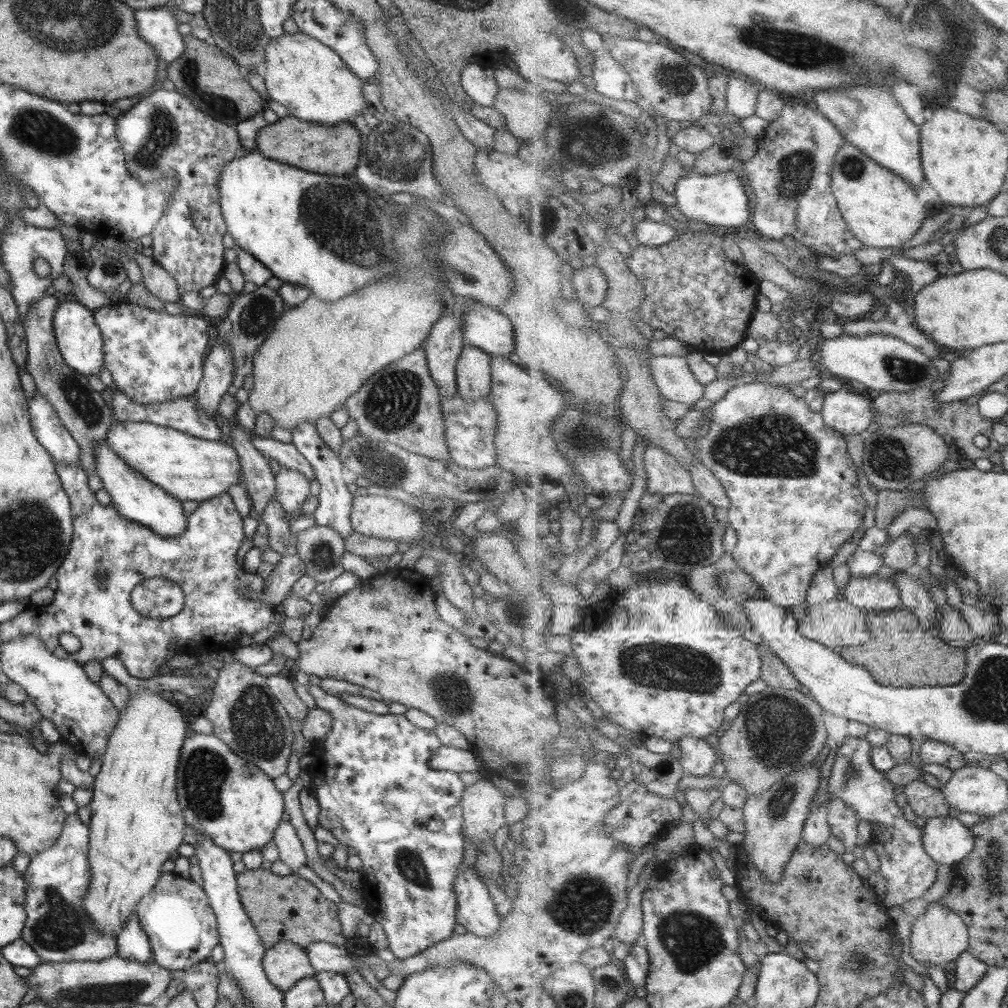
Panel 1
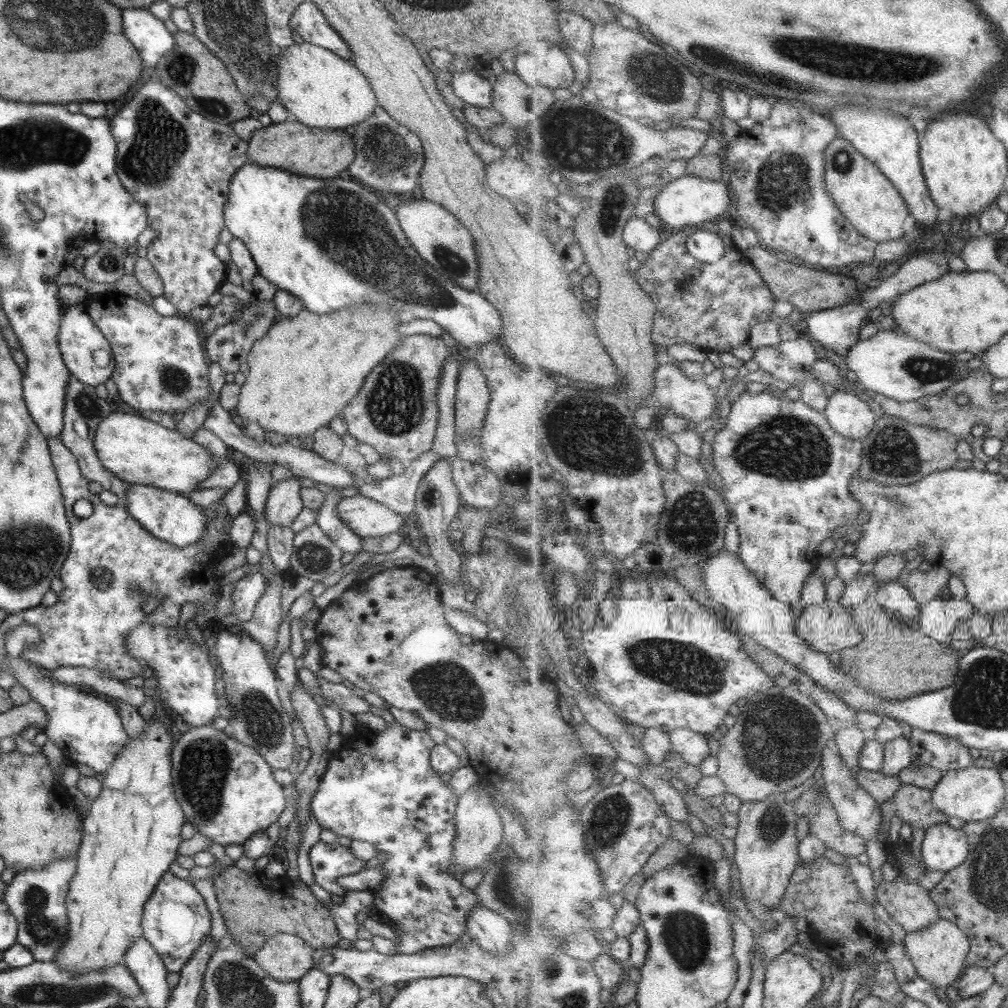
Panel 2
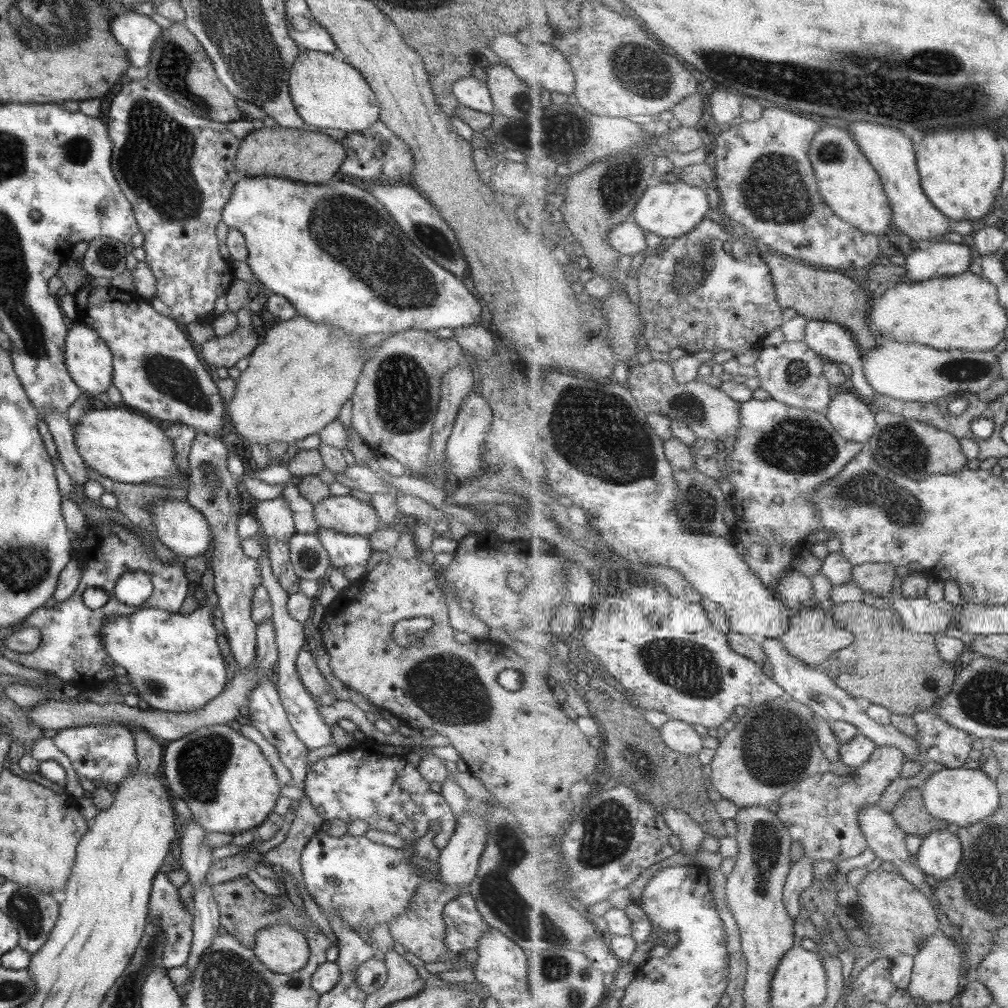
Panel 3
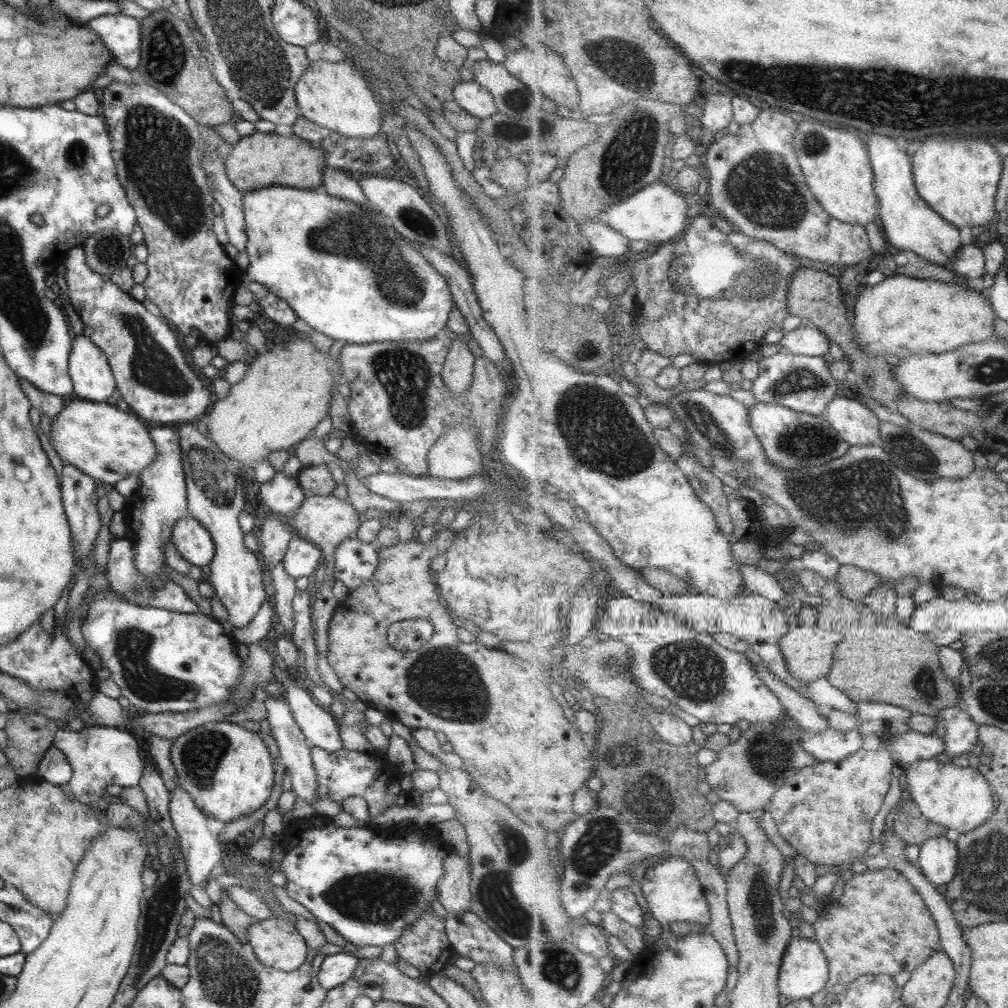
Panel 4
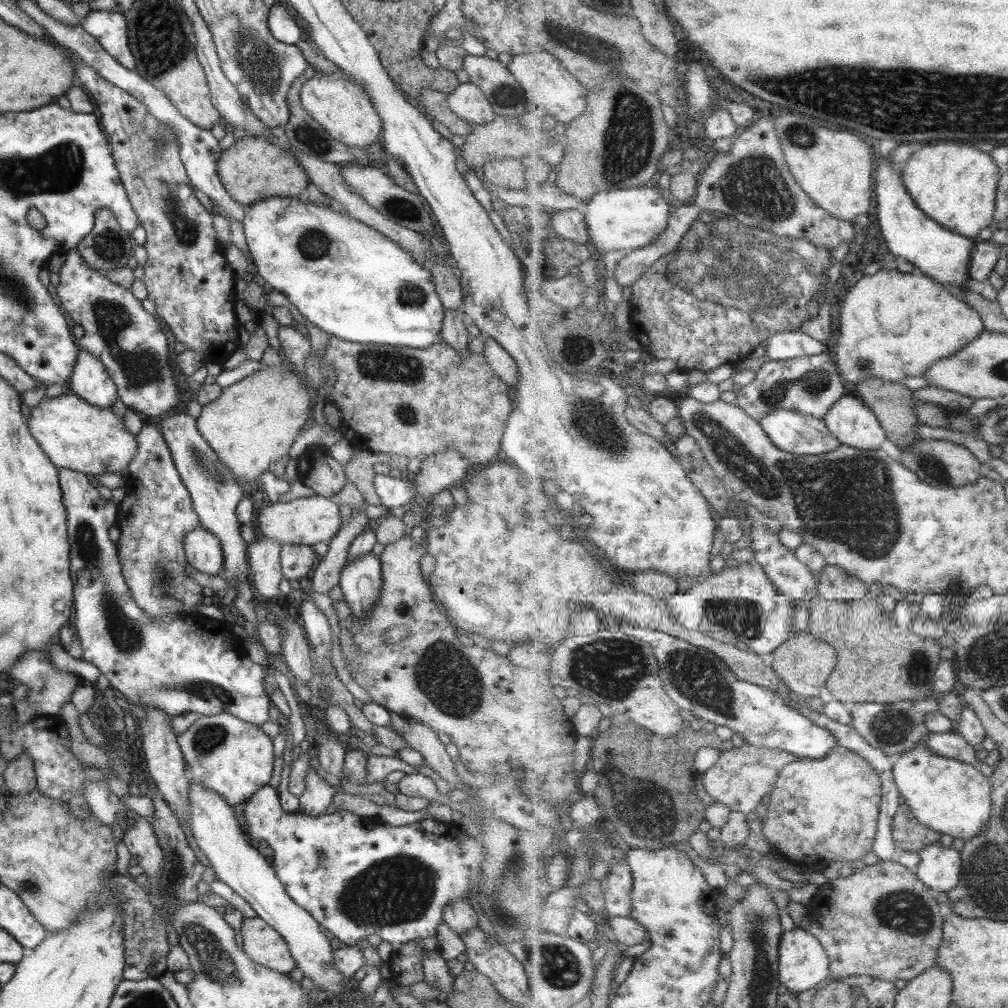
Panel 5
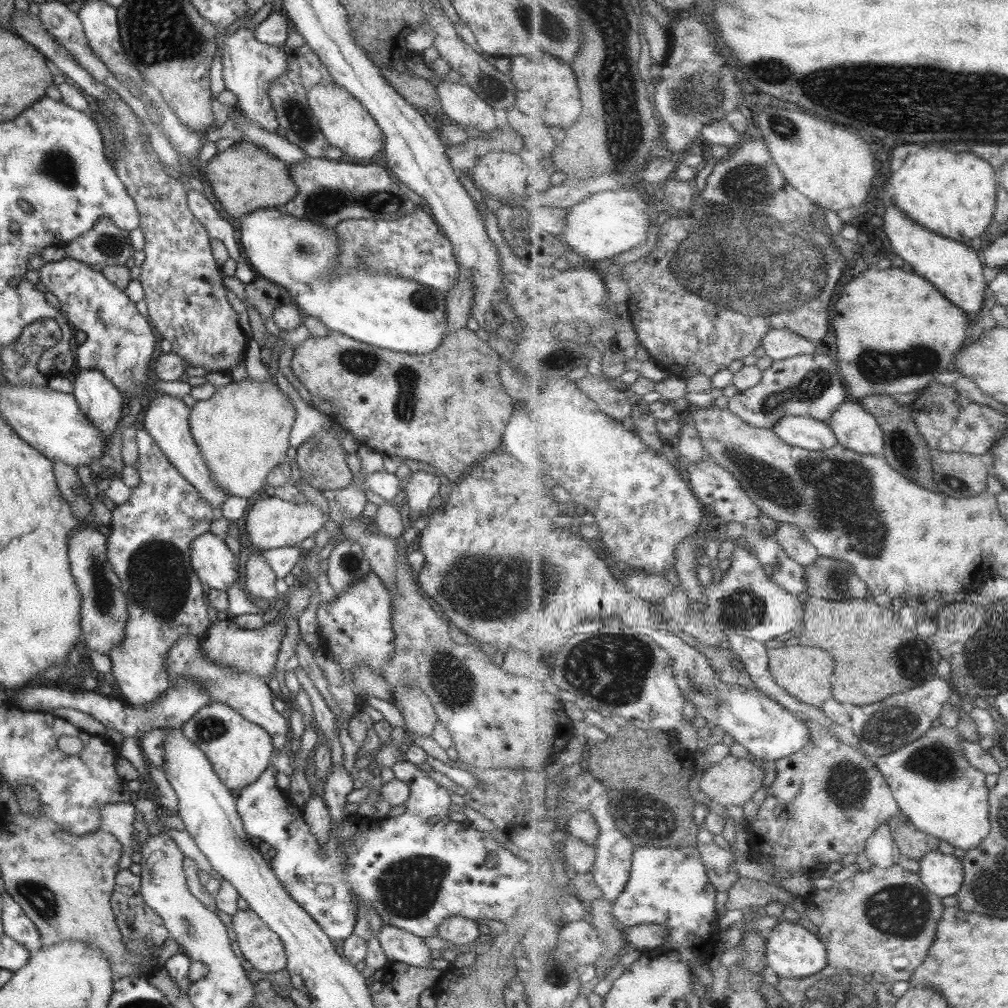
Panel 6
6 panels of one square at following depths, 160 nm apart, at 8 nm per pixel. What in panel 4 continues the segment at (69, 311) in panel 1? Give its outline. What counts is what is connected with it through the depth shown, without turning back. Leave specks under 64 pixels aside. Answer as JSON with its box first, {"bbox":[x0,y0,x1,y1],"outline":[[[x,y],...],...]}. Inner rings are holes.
{"bbox":[67,334,116,403],"outline":[[[82,334],[72,339],[67,374],[77,399],[103,403],[116,389],[106,356]]]}

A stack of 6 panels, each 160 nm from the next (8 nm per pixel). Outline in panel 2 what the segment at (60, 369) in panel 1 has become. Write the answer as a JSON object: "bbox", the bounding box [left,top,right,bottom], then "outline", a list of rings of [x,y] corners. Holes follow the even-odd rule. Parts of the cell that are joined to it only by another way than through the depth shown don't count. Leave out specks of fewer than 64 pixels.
{"bbox":[58,376,130,508],"outline":[[[69,376],[67,387],[65,387],[65,402],[62,418],[63,424],[60,433],[58,434],[58,438],[75,457],[82,477],[85,478],[85,480],[88,480],[88,482],[97,482],[102,490],[107,490],[115,494],[120,505],[125,508],[126,490],[130,486],[128,483],[124,483],[120,478],[113,476],[112,472],[109,472],[109,470],[101,466],[92,447],[96,426],[101,422],[102,418],[105,418],[107,414],[111,413],[105,400],[107,399],[100,399],[95,395],[93,387],[85,387],[83,383],[78,382],[77,379]]]}

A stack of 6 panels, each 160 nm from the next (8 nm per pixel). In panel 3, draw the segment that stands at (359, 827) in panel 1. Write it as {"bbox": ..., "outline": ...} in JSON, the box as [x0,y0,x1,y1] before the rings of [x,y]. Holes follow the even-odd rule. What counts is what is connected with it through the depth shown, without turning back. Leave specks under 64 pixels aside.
{"bbox":[301,738,488,954],"outline":[[[365,738],[365,740],[360,743],[360,746],[355,748],[355,750],[347,750],[347,753],[348,752],[349,756],[345,754],[343,758],[339,758],[339,764],[337,764],[337,762],[333,762],[333,756],[323,756],[323,758],[319,758],[317,762],[309,766],[308,772],[304,778],[303,787],[301,787],[301,789],[305,792],[305,797],[307,797],[311,806],[313,806],[313,810],[315,810],[315,812],[322,818],[323,823],[327,823],[333,818],[341,818],[341,820],[345,820],[345,822],[349,822],[349,824],[350,822],[353,822],[353,820],[361,819],[363,822],[367,822],[367,830],[381,830],[383,832],[397,834],[397,836],[400,836],[406,844],[409,840],[413,840],[415,842],[415,840],[419,837],[427,834],[427,832],[429,832],[429,822],[437,822],[437,832],[434,834],[433,844],[438,850],[443,849],[445,843],[449,840],[449,837],[454,833],[455,818],[443,798],[437,793],[437,789],[429,788],[429,785],[427,785],[421,775],[419,775],[417,766],[419,766],[422,754],[418,751],[416,752],[415,749],[411,750],[409,748],[391,746],[385,743],[381,744],[369,738]],[[465,892],[446,902],[442,919],[445,946],[455,954],[464,950],[476,950],[478,939],[488,930],[475,908],[473,899]]]}

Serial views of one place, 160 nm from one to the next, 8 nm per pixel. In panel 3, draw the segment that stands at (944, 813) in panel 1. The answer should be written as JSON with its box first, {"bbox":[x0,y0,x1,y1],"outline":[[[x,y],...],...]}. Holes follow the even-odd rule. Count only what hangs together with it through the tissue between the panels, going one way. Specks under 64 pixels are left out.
{"bbox":[891,787,950,838],"outline":[[[922,787],[907,789],[891,813],[906,833],[923,838],[933,831],[945,830],[950,824],[928,811]]]}

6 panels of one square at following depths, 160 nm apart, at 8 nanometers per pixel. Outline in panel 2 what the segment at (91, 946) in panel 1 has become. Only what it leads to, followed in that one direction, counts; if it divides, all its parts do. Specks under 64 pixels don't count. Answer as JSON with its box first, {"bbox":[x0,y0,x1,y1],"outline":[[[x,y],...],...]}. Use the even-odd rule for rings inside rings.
{"bbox":[2,856,77,962],"outline":[[[77,856],[53,860],[43,869],[15,873],[5,885],[2,901],[16,922],[16,943],[29,950],[35,961],[49,962],[66,941],[68,922],[64,898],[68,882],[75,872]]]}

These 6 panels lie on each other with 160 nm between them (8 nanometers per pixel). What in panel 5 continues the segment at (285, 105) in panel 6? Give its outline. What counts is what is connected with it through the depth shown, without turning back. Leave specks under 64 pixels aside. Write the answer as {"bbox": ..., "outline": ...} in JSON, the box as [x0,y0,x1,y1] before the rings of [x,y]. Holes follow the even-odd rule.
{"bbox":[282,63,367,166],"outline":[[[307,63],[306,69],[293,80],[287,89],[288,93],[285,95],[285,102],[287,103],[289,118],[282,126],[287,142],[289,142],[295,150],[310,154],[323,162],[339,164],[339,162],[353,162],[353,158],[355,158],[355,160],[359,160],[359,162],[355,162],[355,164],[359,164],[359,166],[361,166],[361,164],[367,164],[367,152],[365,152],[363,148],[341,144],[338,140],[329,136],[327,132],[325,132],[325,129],[321,128],[321,125],[317,124],[300,105],[300,88],[302,87],[302,83],[307,82],[307,80],[320,73],[319,69],[315,69],[313,65]]]}

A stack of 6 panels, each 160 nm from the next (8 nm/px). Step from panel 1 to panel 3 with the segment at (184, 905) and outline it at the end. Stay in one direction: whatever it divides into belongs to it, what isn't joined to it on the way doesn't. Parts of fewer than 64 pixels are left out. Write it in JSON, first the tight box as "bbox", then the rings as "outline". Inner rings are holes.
{"bbox":[147,871,192,969],"outline":[[[157,871],[152,878],[148,894],[147,921],[153,923],[156,929],[161,929],[162,937],[165,937],[161,959],[162,967],[165,969],[177,968],[186,964],[192,939],[192,915],[191,912],[184,909],[176,888],[169,883],[165,874]]]}

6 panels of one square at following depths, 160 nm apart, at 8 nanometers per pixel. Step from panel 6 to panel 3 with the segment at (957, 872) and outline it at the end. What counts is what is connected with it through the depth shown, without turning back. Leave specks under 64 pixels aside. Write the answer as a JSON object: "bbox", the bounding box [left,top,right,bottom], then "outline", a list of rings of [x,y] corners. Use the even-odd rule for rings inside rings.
{"bbox":[915,829,965,881],"outline":[[[947,829],[936,830],[923,839],[915,864],[925,874],[944,881],[960,870],[965,858],[963,850],[958,834],[952,834]]]}

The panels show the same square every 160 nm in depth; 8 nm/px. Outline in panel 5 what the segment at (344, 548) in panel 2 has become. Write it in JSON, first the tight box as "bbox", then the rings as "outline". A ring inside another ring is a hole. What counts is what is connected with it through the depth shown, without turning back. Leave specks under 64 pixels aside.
{"bbox":[338,552,382,620],"outline":[[[368,552],[352,562],[345,562],[338,586],[353,620],[366,618],[378,601],[382,587],[379,558]]]}

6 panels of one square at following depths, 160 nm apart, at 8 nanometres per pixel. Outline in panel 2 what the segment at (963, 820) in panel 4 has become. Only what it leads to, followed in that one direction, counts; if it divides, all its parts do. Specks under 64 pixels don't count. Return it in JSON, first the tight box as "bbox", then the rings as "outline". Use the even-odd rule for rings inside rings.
{"bbox":[932,767,1006,823],"outline":[[[970,767],[944,771],[932,792],[933,803],[941,812],[961,818],[967,823],[995,816],[1003,808],[1006,800],[1006,787],[1002,773],[994,768]]]}

